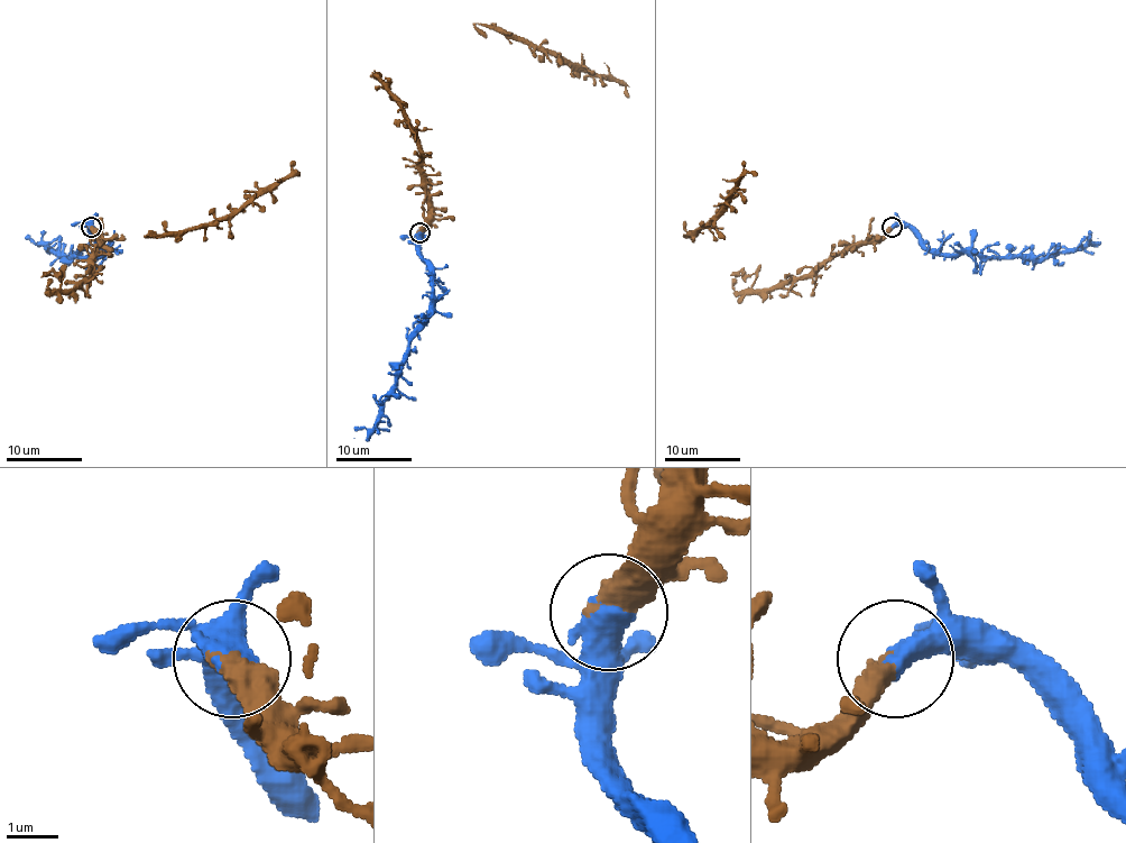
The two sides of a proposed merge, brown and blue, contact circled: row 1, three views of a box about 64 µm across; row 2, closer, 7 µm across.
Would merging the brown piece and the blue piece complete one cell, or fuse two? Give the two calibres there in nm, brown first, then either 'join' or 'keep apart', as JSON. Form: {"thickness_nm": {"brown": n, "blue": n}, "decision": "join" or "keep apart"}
{"thickness_nm": {"brown": 550, "blue": 600}, "decision": "join"}

